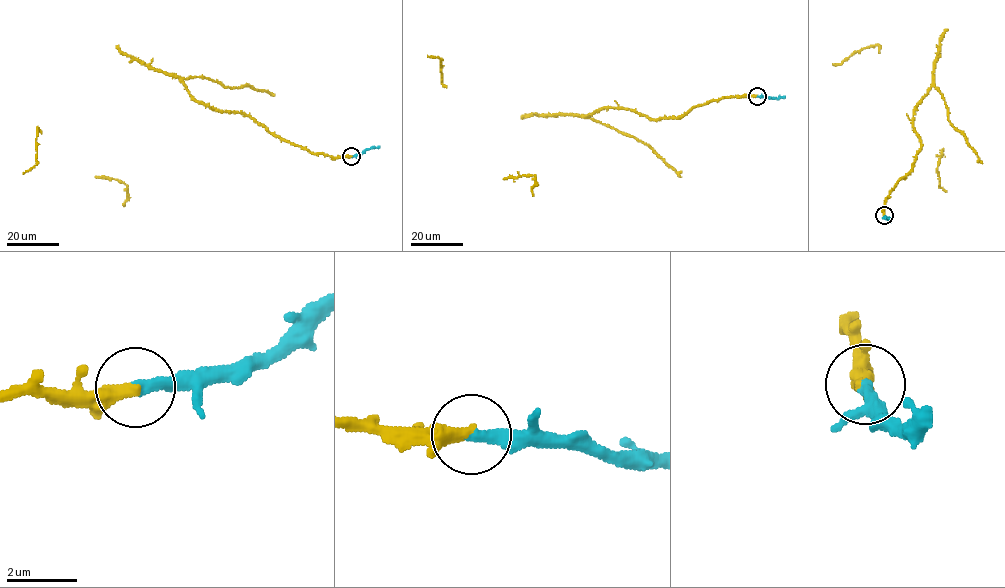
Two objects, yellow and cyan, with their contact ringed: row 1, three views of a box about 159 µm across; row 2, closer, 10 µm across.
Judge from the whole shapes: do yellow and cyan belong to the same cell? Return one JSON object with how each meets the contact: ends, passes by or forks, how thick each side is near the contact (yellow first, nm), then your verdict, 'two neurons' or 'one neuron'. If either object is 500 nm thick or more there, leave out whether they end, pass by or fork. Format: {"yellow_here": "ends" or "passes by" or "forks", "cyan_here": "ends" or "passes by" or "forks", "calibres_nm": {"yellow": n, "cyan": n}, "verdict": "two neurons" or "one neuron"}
{"yellow_here": "ends", "cyan_here": "ends", "calibres_nm": {"yellow": 420, "cyan": 360}, "verdict": "one neuron"}

